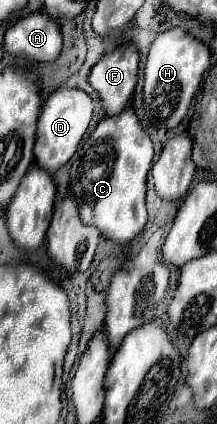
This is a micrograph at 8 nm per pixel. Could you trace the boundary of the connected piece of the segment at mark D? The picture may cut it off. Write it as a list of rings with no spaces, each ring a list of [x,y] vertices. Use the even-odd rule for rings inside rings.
[[[60,87],[44,101],[44,107],[42,107],[42,113],[38,119],[38,129],[36,129],[36,145],[34,145],[36,163],[40,167],[44,167],[50,173],[56,173],[64,163],[70,161],[70,157],[78,149],[80,139],[84,137],[84,133],[90,125],[92,109],[94,109],[94,103],[92,103],[90,95],[82,89]]]

